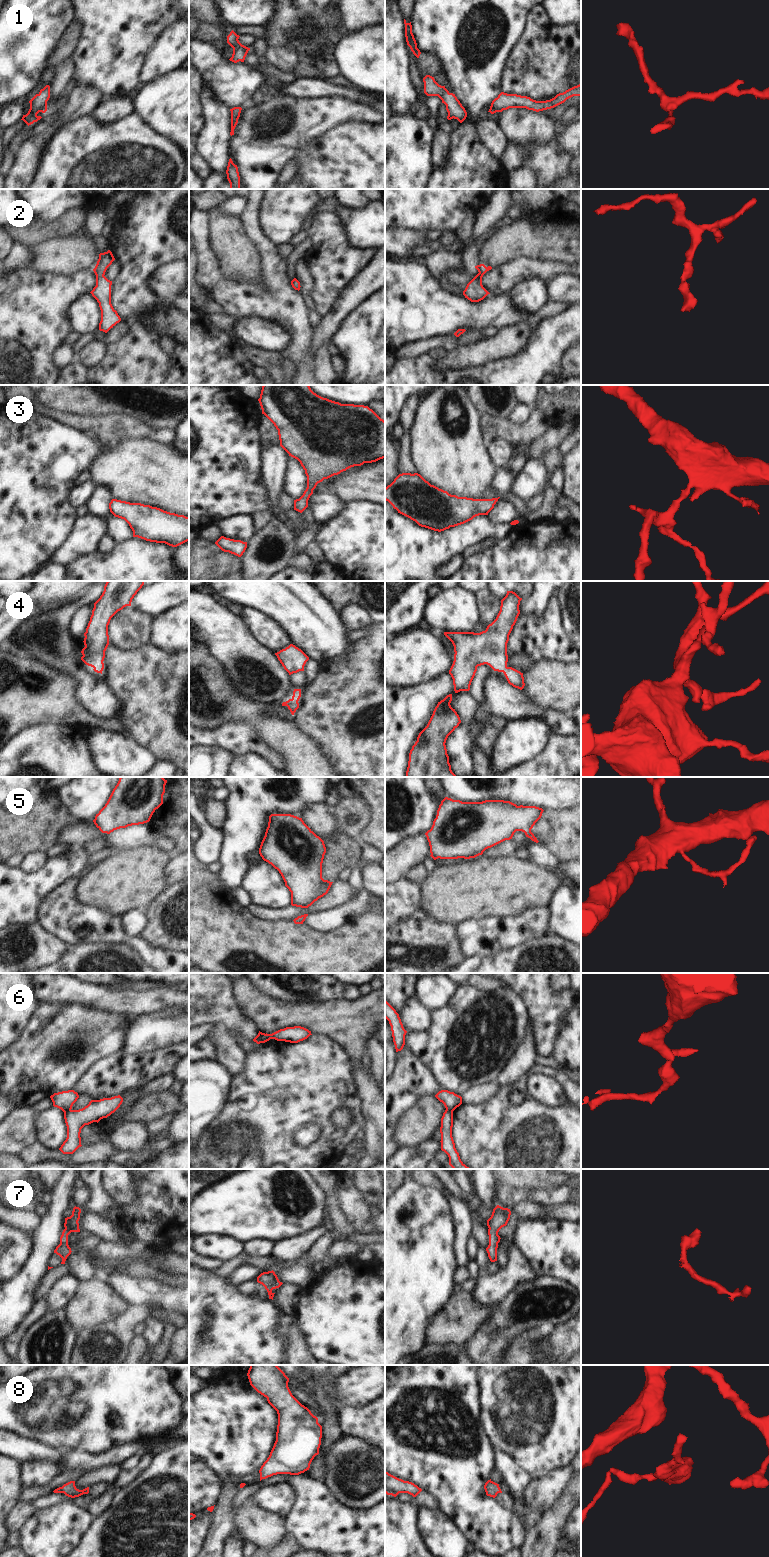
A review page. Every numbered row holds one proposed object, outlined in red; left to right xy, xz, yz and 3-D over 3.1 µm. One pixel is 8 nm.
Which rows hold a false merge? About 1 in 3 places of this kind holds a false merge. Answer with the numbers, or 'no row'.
6

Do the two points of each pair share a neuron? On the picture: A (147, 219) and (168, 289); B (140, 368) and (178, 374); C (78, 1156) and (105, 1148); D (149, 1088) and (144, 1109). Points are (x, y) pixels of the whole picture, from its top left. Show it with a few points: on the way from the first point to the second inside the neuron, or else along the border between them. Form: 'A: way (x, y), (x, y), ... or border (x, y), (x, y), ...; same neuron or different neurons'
A: border (178, 259), (159, 266), (149, 277), (148, 286); different neurons
B: border (169, 355), (169, 371), (166, 374); different neurons
C: way (85, 1154), (98, 1152); same neuron
D: border (168, 1089), (162, 1092), (148, 1093), (140, 1098); different neurons

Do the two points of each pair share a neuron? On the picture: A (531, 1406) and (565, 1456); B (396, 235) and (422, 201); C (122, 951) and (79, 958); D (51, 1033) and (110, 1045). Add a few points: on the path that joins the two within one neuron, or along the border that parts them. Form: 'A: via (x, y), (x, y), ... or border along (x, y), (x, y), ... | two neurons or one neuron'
A: via (541, 1418), (542, 1429), (553, 1444) | one neuron
B: border along (395, 227), (424, 232) | two neurons
C: via (111, 958), (90, 958) | one neuron
D: via (66, 1032), (76, 1026), (92, 1027), (95, 1030) | one neuron

